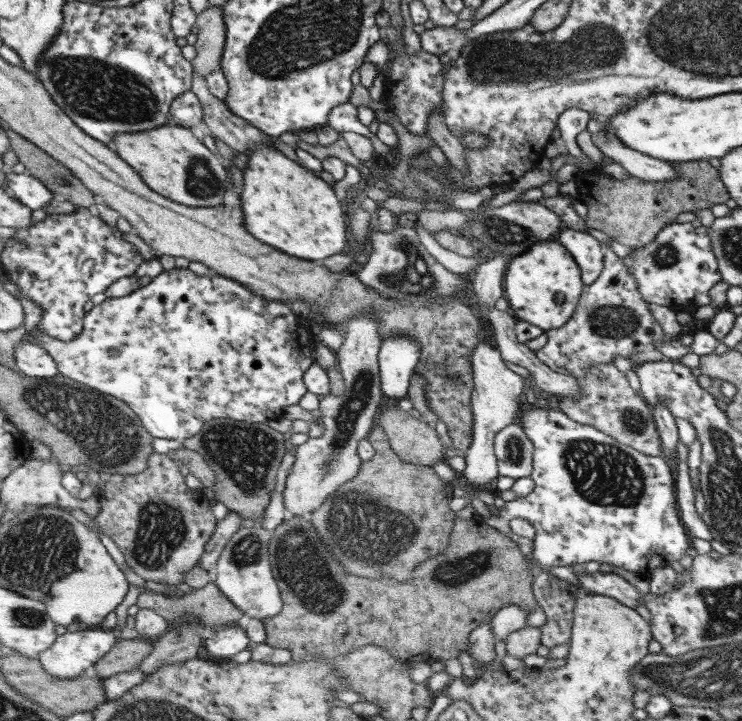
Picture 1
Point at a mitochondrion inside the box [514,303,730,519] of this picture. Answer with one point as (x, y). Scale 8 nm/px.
(604, 474)

